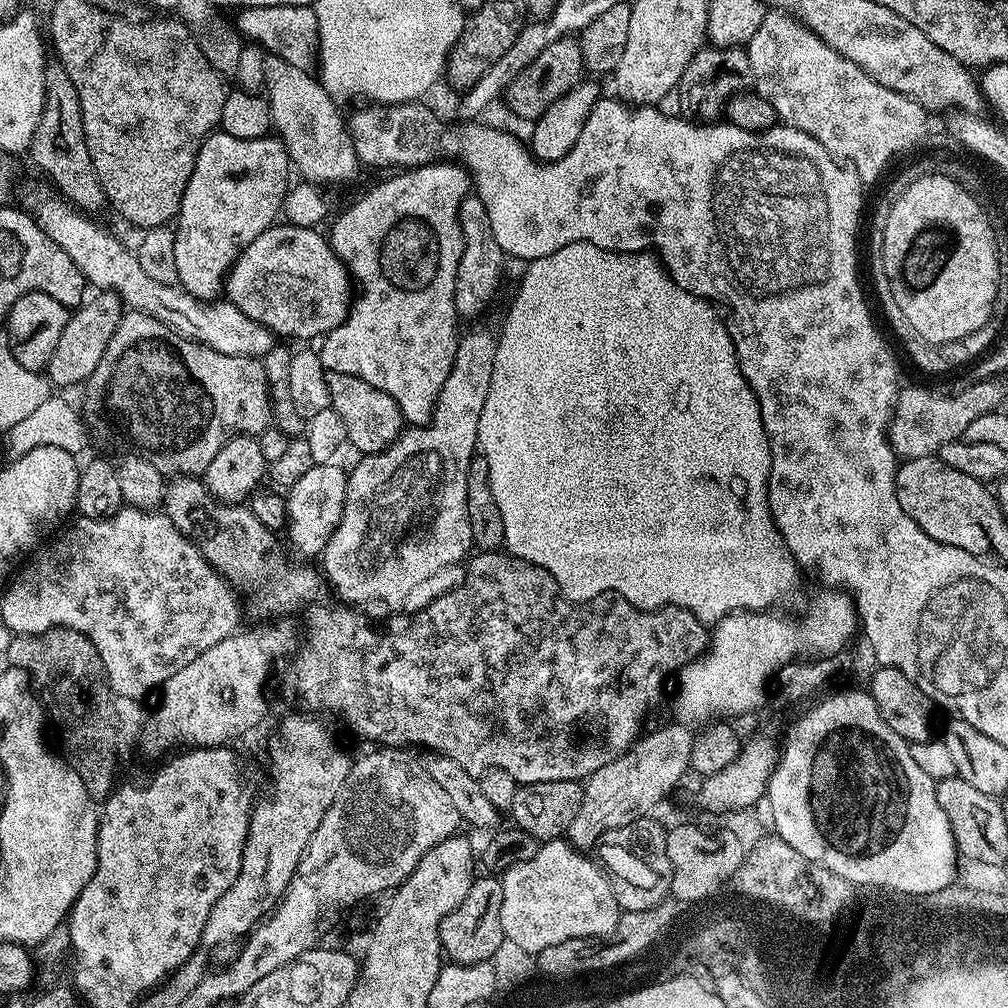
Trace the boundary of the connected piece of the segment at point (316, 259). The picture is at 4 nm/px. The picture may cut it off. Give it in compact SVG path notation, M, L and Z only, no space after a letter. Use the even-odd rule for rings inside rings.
M277 222L267 228L250 246L240 251L226 277L226 300L234 305L246 318L258 322L272 333L273 337L289 336L292 340L312 340L323 337L337 328L348 316L350 277L344 263L336 257L331 243L319 236L316 228L303 228L297 224Z

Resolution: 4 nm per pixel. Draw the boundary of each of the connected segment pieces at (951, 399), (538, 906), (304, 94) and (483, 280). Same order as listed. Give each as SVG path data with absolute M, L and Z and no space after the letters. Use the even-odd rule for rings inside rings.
M980 378L977 384L956 392L953 396L943 396L928 388L899 389L896 406L892 410L892 420L888 424L888 441L897 457L917 460L923 456L936 456L940 448L951 440L963 437L966 426L982 414L990 414L1001 407L1004 400L1004 384L1000 378Z
M567 839L546 840L541 843L538 854L534 854L534 858L530 858L528 862L518 862L502 873L504 885L502 886L502 914L500 917L502 918L502 930L504 931L505 940L514 942L515 945L520 946L522 950L535 954L542 950L546 950L546 946L558 946L558 942L566 942L570 938L608 936L612 933L614 926L618 926L622 909L619 902L614 898L614 890L610 886L608 875L604 873L604 869L600 867L599 863L597 863L593 857L591 860L588 856L590 855L576 848L575 845L569 843Z
M266 56L264 62L264 96L268 102L268 112L271 114L273 129L284 143L289 163L298 170L299 176L307 183L323 184L322 182L344 182L350 179L360 168L360 163L354 150L351 133L347 123L340 116L337 103L321 86L309 71L292 66L285 59L277 56Z
M469 194L460 201L456 208L456 223L459 224L464 239L464 249L456 267L454 306L457 317L464 318L478 315L491 302L496 286L500 282L500 271L504 268L506 257L490 230L490 218L479 196Z

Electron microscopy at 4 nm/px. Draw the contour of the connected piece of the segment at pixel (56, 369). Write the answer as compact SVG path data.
M103 290L95 293L89 304L73 311L66 322L66 330L62 330L62 338L58 338L58 346L54 346L54 354L50 358L46 375L53 385L83 385L94 374L98 362L102 362L102 354L106 354L106 346L114 334L122 315L122 301L115 292Z

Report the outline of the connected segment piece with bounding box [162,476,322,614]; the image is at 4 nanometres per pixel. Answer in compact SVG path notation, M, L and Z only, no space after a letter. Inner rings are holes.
M195 476L171 477L164 485L162 511L182 535L199 544L201 554L233 587L260 584L254 606L262 614L286 614L290 608L310 603L319 592L320 584L322 588L322 580L315 567L290 568L272 578L264 575L268 568L268 555L272 552L274 532L254 518L251 507L217 500L208 493L203 479Z

